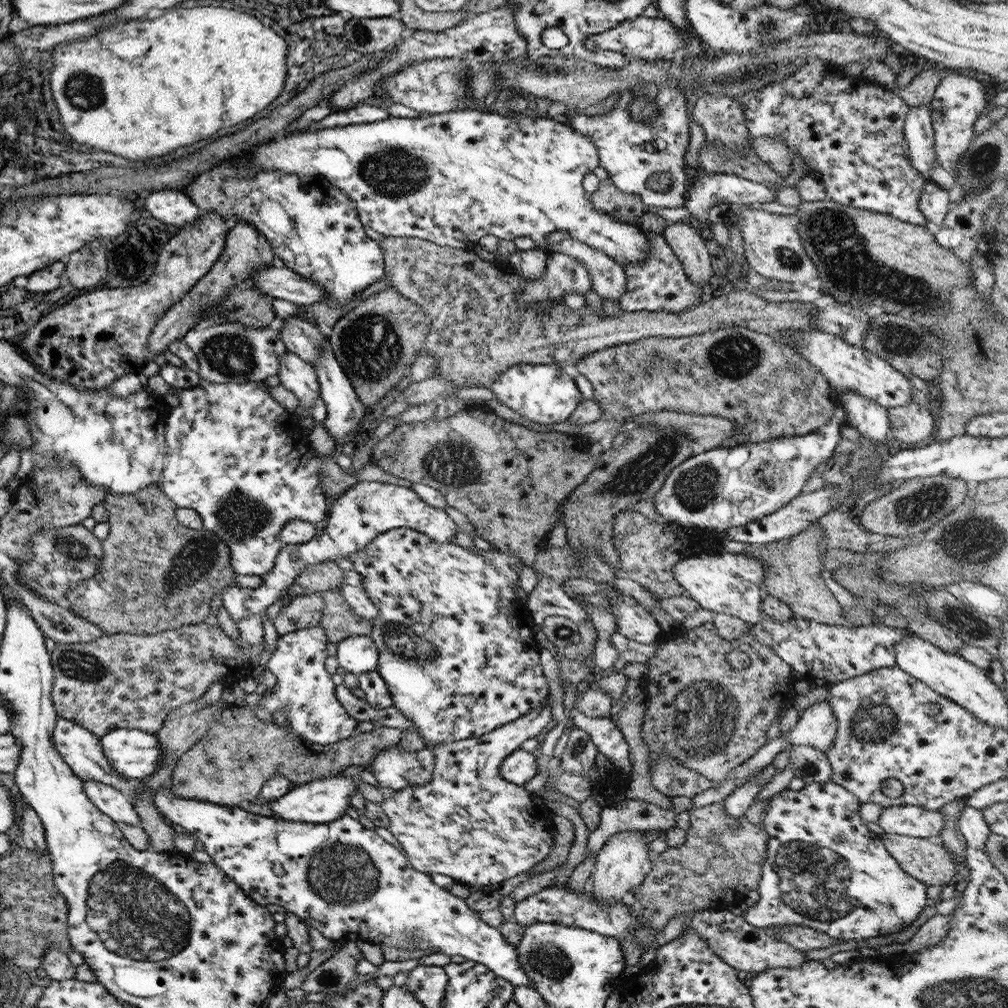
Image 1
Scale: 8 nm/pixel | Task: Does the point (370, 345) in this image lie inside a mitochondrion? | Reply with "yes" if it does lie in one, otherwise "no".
yes

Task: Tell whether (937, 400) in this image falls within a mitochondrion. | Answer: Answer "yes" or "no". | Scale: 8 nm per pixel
no

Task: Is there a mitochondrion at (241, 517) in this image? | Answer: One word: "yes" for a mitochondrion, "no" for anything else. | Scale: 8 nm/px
yes

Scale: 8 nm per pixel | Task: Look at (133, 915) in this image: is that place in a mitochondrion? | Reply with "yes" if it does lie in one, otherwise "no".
yes

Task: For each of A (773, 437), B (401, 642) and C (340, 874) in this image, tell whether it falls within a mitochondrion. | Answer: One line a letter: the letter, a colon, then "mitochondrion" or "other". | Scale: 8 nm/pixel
A: other
B: mitochondrion
C: mitochondrion

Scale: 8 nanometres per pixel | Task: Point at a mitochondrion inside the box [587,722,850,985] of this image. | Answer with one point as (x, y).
(807, 767)

